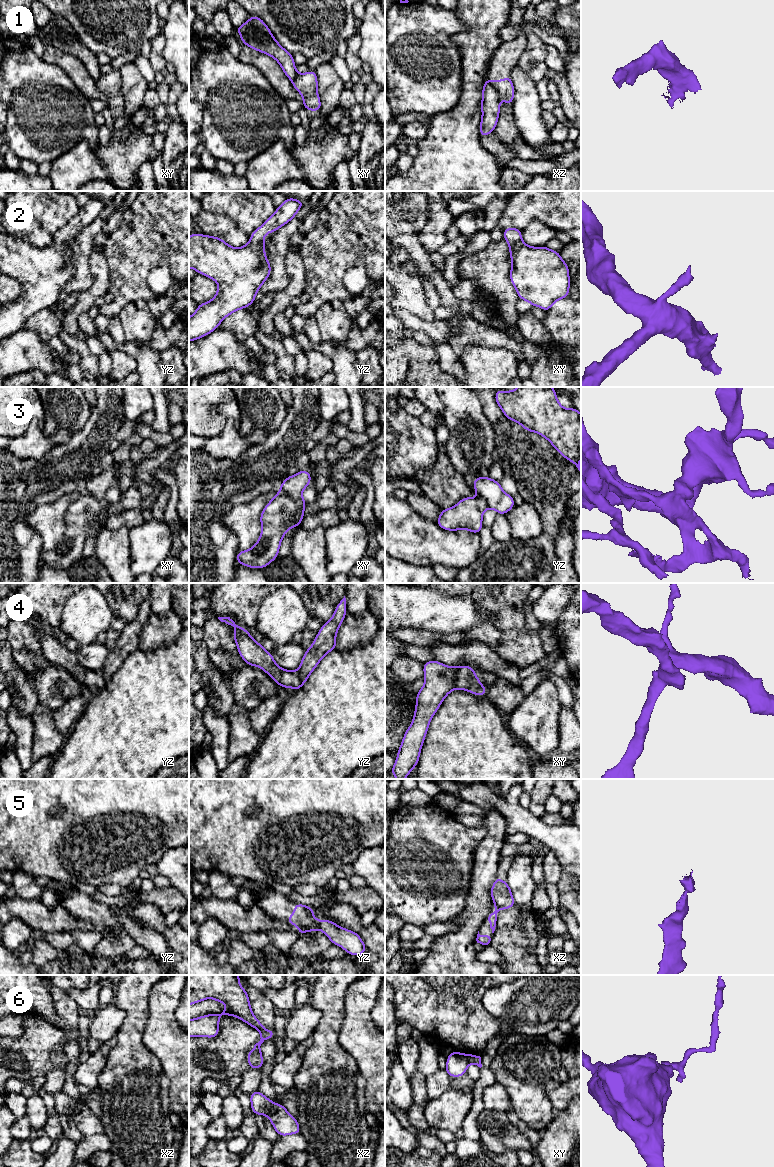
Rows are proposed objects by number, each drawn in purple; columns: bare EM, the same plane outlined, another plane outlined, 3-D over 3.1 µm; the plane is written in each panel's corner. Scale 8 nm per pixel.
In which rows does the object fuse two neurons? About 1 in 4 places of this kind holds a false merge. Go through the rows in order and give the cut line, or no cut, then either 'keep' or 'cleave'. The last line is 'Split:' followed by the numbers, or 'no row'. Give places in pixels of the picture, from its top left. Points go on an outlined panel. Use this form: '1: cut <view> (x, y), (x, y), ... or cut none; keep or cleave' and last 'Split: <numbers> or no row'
1: cut xz (487, 80), (499, 95); cleave
2: cut none; keep
3: cut xy (279, 491), (286, 494), (303, 512); cleave
4: cut xy (460, 667), (454, 677), (454, 688); cleave
5: cut yz (315, 921), (320, 927); cleave
6: cut xz (273, 1103), (266, 1114); cleave
Split: 1, 3, 4, 5, 6

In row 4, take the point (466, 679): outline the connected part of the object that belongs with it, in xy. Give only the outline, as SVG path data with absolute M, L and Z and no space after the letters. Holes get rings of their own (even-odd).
M469 665L461 666L454 677L455 689L462 689L469 691L475 695L481 695L485 697L486 687L483 686L473 668Z

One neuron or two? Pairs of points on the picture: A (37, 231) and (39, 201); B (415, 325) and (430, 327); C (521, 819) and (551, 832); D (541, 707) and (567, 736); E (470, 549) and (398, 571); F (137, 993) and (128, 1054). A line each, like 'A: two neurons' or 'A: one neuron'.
A: two neurons
B: one neuron
C: one neuron
D: two neurons
E: two neurons
F: one neuron

